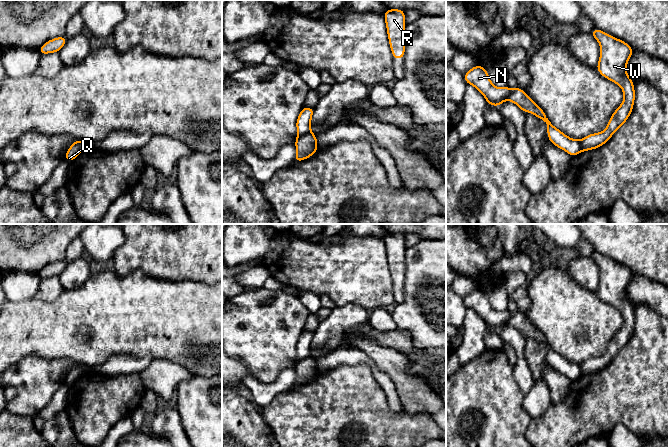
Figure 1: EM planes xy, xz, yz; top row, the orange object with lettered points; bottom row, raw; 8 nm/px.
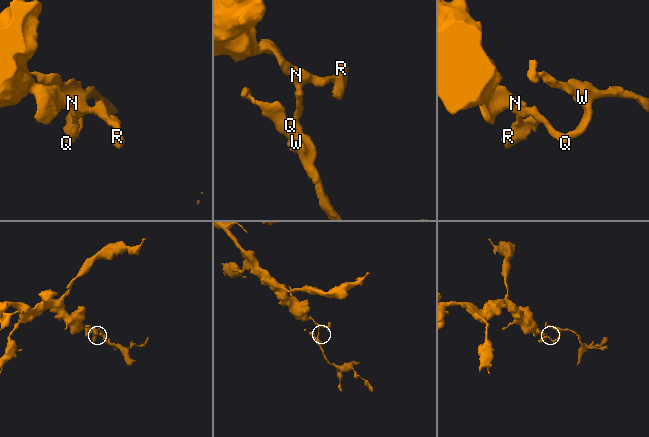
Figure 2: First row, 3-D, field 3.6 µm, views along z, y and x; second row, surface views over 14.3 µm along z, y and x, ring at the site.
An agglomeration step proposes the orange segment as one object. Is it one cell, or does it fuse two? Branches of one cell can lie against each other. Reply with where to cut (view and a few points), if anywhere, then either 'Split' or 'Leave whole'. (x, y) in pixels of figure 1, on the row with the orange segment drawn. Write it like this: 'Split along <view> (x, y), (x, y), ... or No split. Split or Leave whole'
Split along xz (310, 131), (297, 137). Split

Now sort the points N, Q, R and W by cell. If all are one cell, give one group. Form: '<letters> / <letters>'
N Q R / W

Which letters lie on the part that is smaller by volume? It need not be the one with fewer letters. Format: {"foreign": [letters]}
{"foreign": ["W"]}

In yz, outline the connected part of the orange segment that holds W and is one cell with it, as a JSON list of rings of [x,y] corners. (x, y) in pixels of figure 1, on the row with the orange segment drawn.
[[[597,28],[592,30],[590,34],[600,45],[597,71],[604,78],[622,88],[624,99],[621,105],[613,112],[605,130],[589,134],[580,140],[583,151],[590,151],[603,146],[627,121],[635,102],[634,82],[626,70],[627,63],[634,53],[632,47],[628,43]]]

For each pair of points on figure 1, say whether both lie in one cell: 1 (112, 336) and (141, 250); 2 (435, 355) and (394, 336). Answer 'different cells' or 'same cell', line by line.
1: different cells
2: same cell

